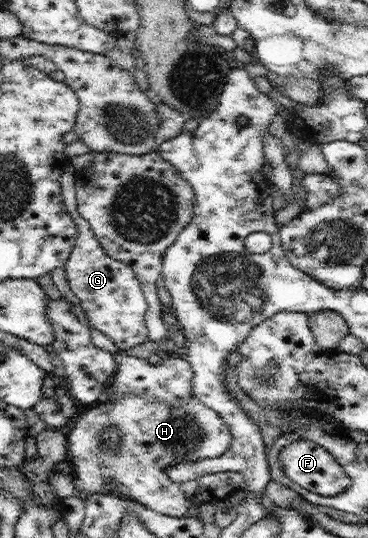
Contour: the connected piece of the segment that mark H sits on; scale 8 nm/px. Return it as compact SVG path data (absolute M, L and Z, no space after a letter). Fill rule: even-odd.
M131 392L117 398L114 402L99 401L96 407L83 411L75 419L75 427L67 434L67 437L68 453L65 460L73 466L76 475L73 483L81 491L80 496L83 500L87 500L93 494L115 494L138 502L157 513L181 518L188 514L196 502L198 504L204 500L216 502L221 496L237 491L244 484L243 476L237 472L210 473L180 484L173 483L167 475L166 467L169 467L171 463L186 459L199 461L223 456L226 455L230 446L232 433L229 426L214 409L201 403L194 395L189 401L177 407L171 407L147 396L138 396ZM109 426L115 426L121 436L118 449L106 447L104 439L100 437L104 427Z

